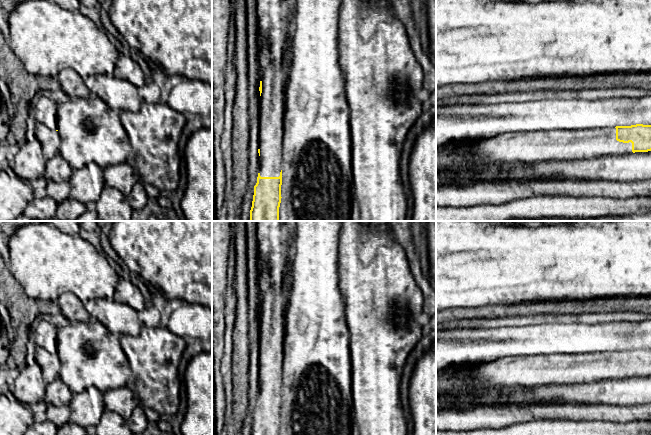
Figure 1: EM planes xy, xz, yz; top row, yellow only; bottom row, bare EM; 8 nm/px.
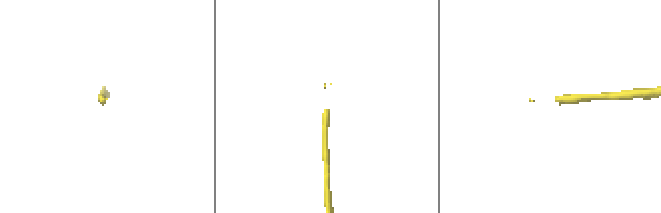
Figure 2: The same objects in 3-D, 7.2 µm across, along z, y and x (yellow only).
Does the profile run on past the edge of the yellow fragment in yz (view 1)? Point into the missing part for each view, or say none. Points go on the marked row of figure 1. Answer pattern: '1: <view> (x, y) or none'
1: yz (522, 146)

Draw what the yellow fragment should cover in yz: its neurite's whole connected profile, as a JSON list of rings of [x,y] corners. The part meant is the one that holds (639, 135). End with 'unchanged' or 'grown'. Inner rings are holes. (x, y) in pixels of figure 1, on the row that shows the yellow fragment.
[[[636,124],[631,126],[616,126],[616,127],[606,127],[606,128],[587,128],[587,129],[552,129],[552,130],[538,130],[538,131],[517,131],[517,132],[507,132],[490,139],[483,140],[474,149],[465,148],[472,150],[480,160],[488,160],[493,163],[532,163],[544,160],[561,160],[561,159],[583,159],[583,158],[594,158],[603,155],[618,155],[625,153],[635,153],[635,152],[648,152],[651,151],[651,125]]] | grown

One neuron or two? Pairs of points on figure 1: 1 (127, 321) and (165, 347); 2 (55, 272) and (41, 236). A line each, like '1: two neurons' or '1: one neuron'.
1: two neurons
2: one neuron

